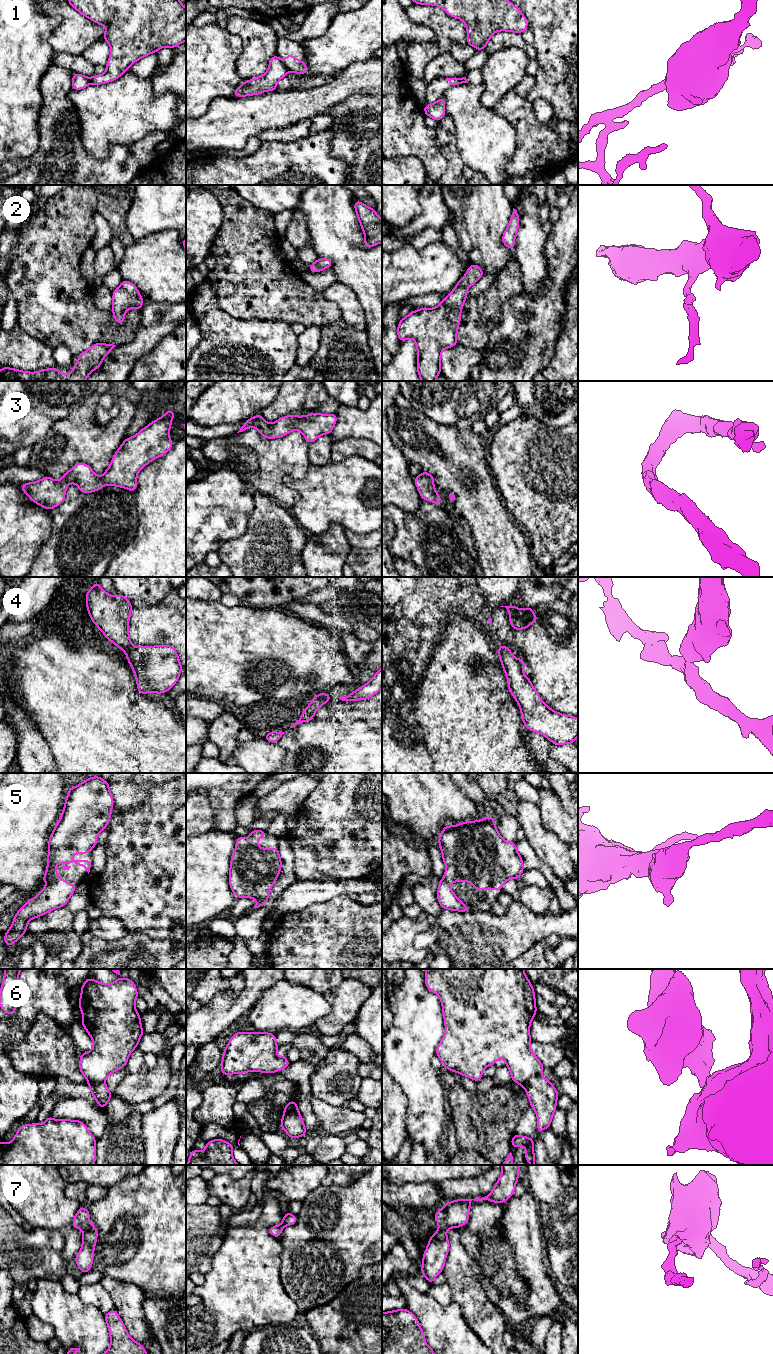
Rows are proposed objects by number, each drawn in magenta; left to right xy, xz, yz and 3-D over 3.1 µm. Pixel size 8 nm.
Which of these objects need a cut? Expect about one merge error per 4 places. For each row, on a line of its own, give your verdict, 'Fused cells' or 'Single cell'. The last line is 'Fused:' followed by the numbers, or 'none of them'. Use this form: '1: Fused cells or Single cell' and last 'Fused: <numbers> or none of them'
1: Fused cells
2: Single cell
3: Single cell
4: Fused cells
5: Single cell
6: Fused cells
7: Single cell
Fused: 1, 4, 6

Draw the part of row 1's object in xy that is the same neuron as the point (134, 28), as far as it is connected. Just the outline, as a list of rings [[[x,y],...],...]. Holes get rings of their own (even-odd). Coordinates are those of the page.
[[[67,0],[79,13],[91,21],[105,25],[102,38],[110,45],[111,53],[106,72],[92,76],[91,84],[104,84],[121,77],[141,58],[163,47],[175,48],[186,41],[186,8],[180,0]]]

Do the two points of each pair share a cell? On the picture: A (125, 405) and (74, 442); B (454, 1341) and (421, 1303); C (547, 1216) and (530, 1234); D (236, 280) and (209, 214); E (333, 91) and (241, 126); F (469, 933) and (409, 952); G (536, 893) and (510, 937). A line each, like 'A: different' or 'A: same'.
A: same
B: same
C: different
D: different
E: same
F: same
G: different

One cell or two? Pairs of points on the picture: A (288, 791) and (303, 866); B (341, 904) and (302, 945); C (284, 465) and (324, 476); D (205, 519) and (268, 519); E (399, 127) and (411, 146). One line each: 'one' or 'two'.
A: two
B: one
C: two
D: two
E: one

